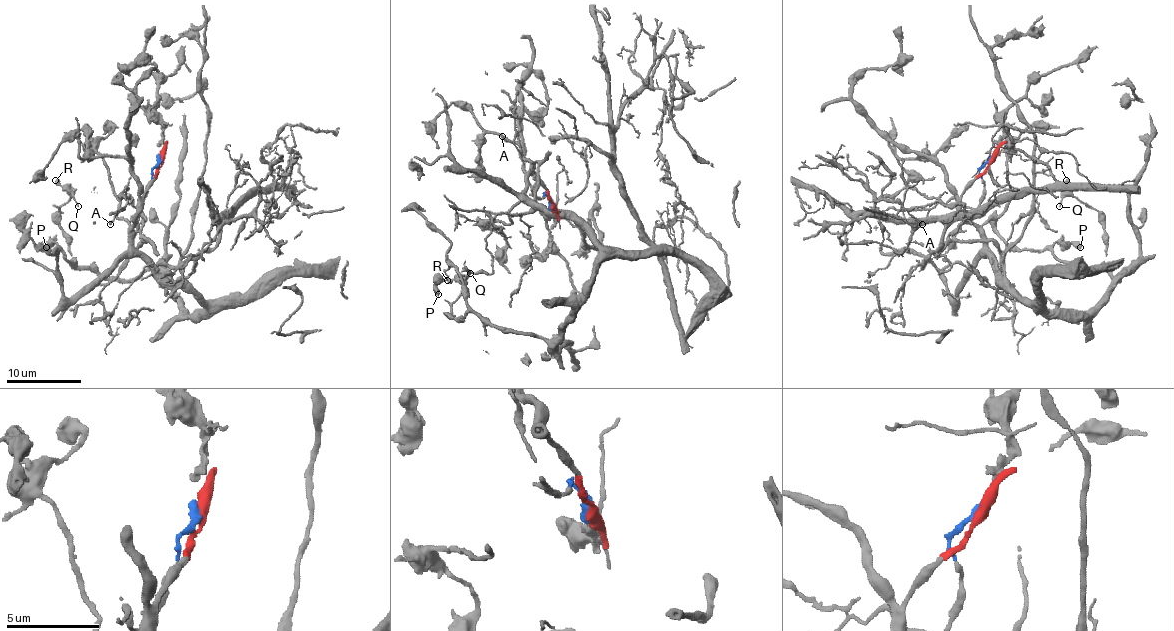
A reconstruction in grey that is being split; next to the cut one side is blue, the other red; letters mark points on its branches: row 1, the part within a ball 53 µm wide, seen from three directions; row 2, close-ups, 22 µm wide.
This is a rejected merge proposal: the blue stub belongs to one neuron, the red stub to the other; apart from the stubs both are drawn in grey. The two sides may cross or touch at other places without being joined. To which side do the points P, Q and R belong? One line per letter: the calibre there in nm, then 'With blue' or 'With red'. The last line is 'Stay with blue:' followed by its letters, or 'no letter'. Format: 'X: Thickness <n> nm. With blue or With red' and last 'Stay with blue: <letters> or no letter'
P: Thickness 440 nm. With red
Q: Thickness 140 nm. With red
R: Thickness 440 nm. With red
Stay with blue: no letter

